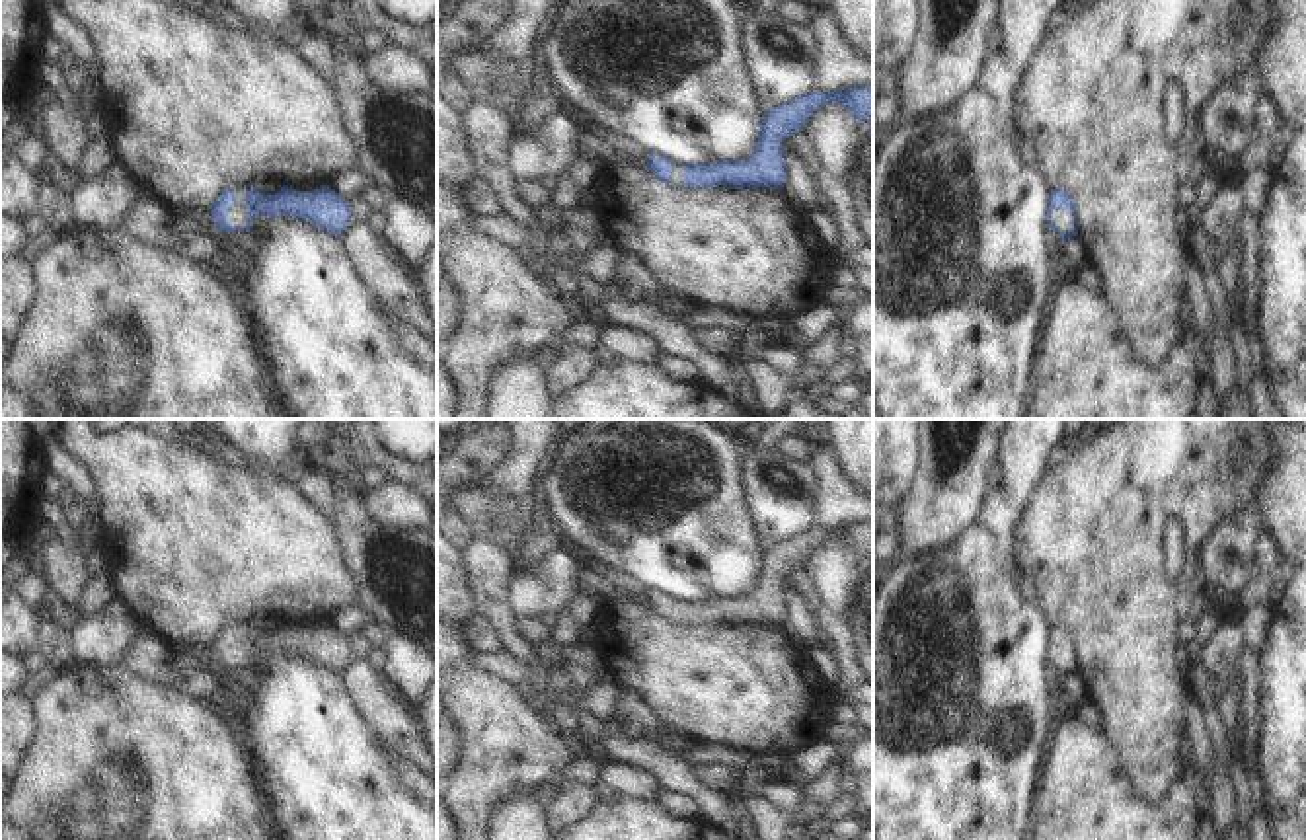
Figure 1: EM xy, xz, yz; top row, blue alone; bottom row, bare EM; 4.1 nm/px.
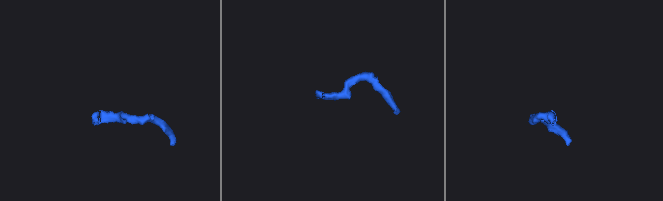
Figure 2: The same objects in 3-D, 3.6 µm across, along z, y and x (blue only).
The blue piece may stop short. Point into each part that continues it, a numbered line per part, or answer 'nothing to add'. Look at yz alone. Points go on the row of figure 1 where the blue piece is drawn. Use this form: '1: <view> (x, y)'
1: yz (1065, 221)

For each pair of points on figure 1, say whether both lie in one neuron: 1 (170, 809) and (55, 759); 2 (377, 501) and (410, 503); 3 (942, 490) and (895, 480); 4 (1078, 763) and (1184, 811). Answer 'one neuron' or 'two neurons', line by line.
1: one neuron
2: one neuron
3: two neurons
4: one neuron

